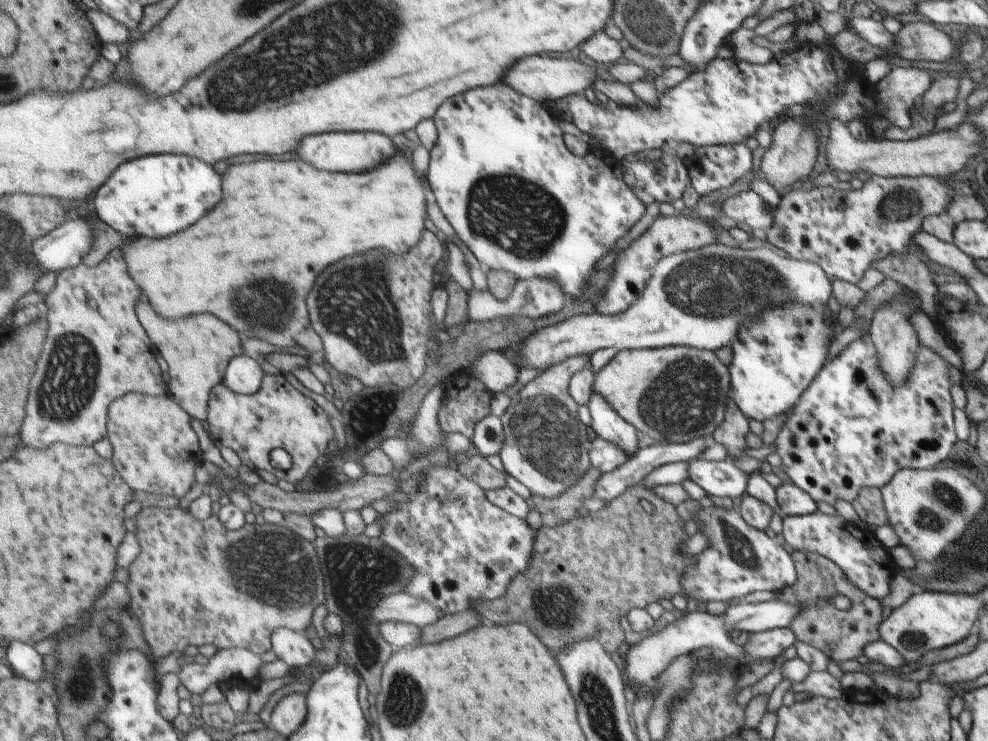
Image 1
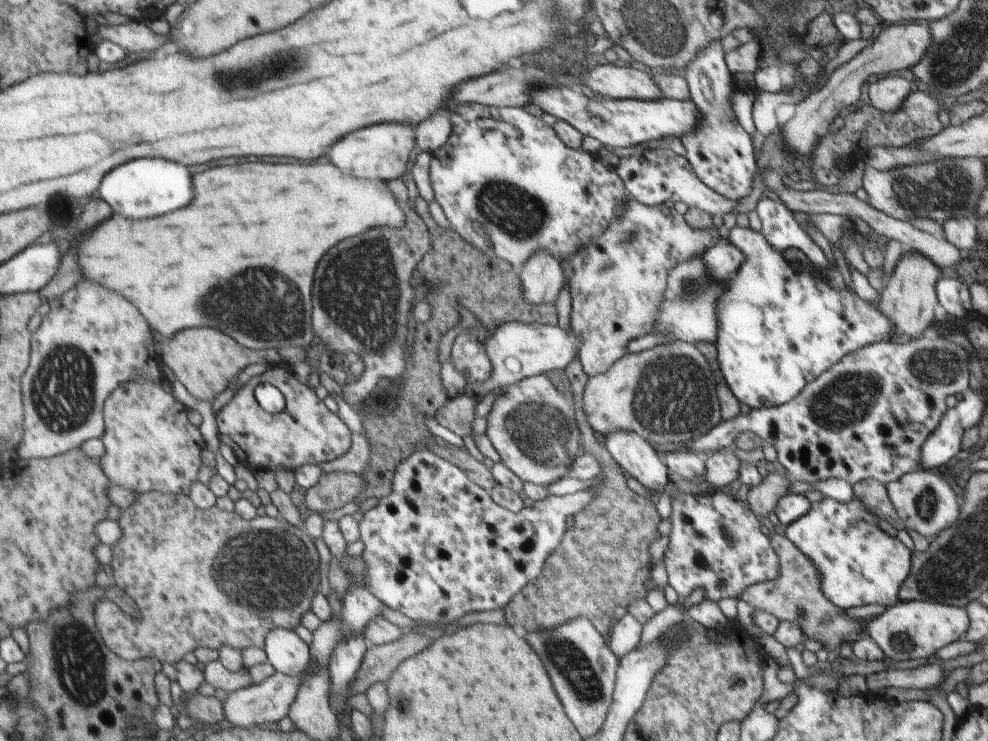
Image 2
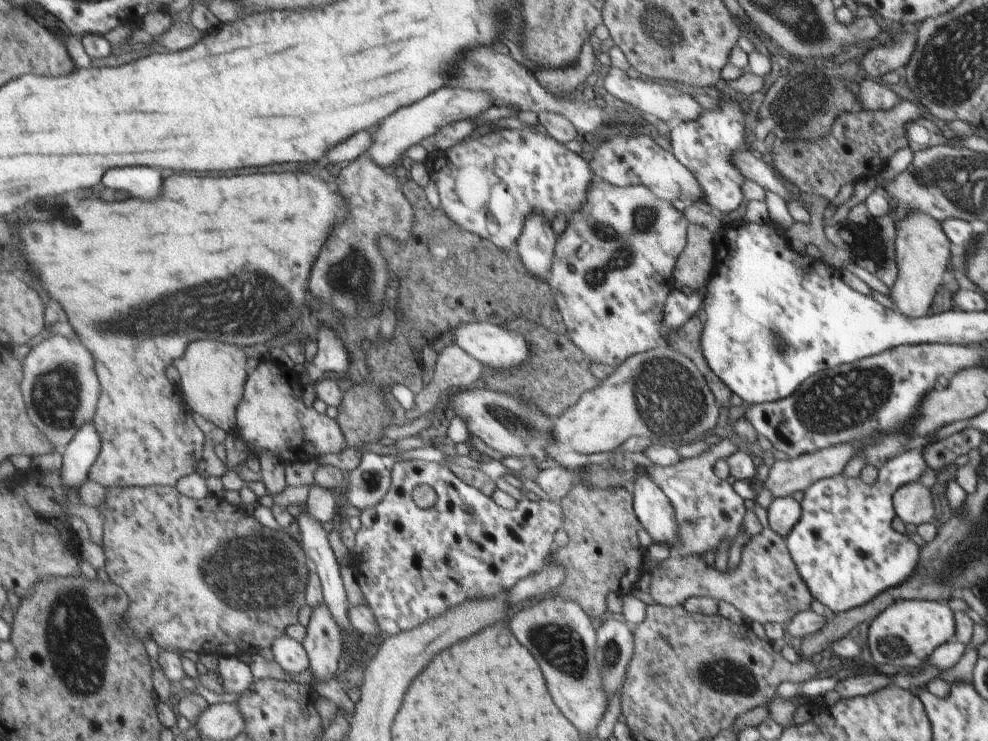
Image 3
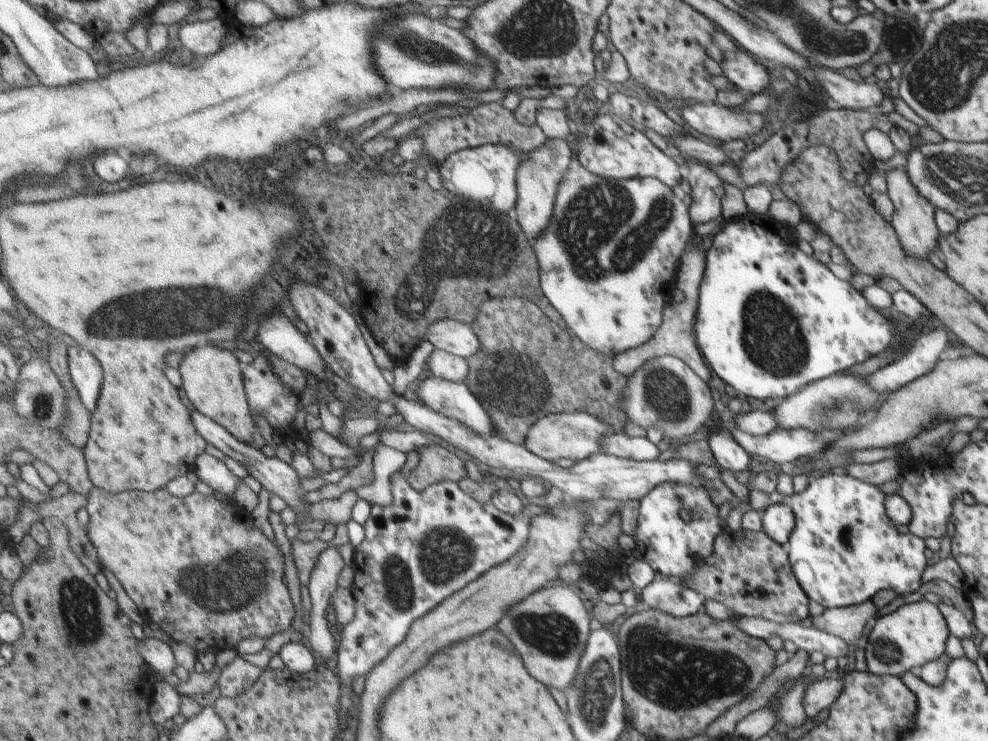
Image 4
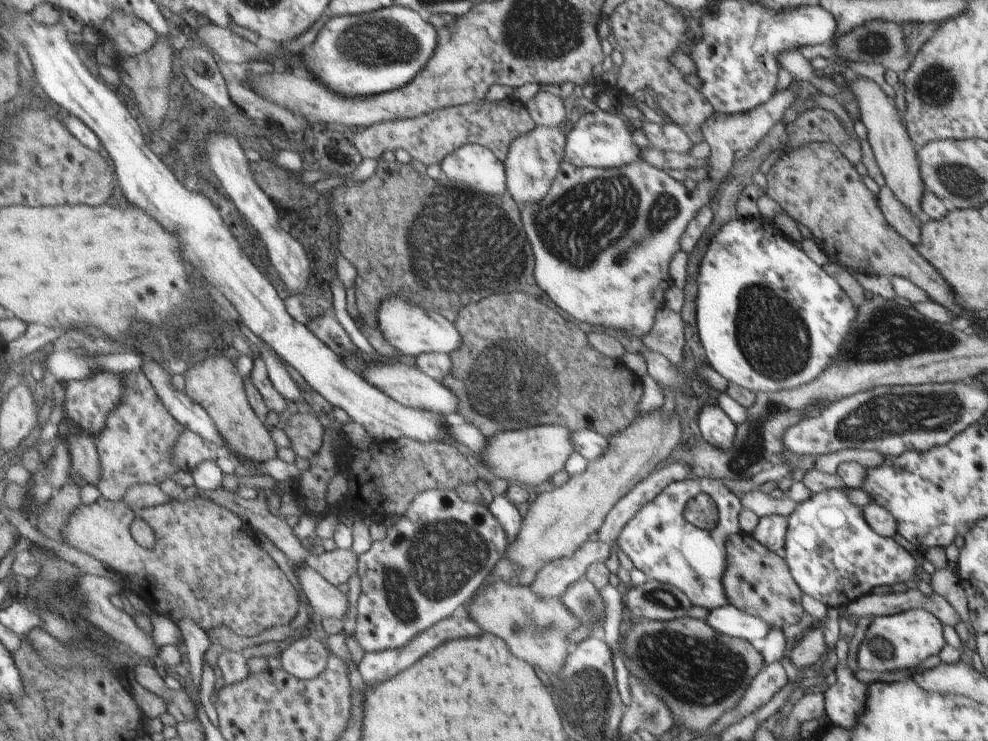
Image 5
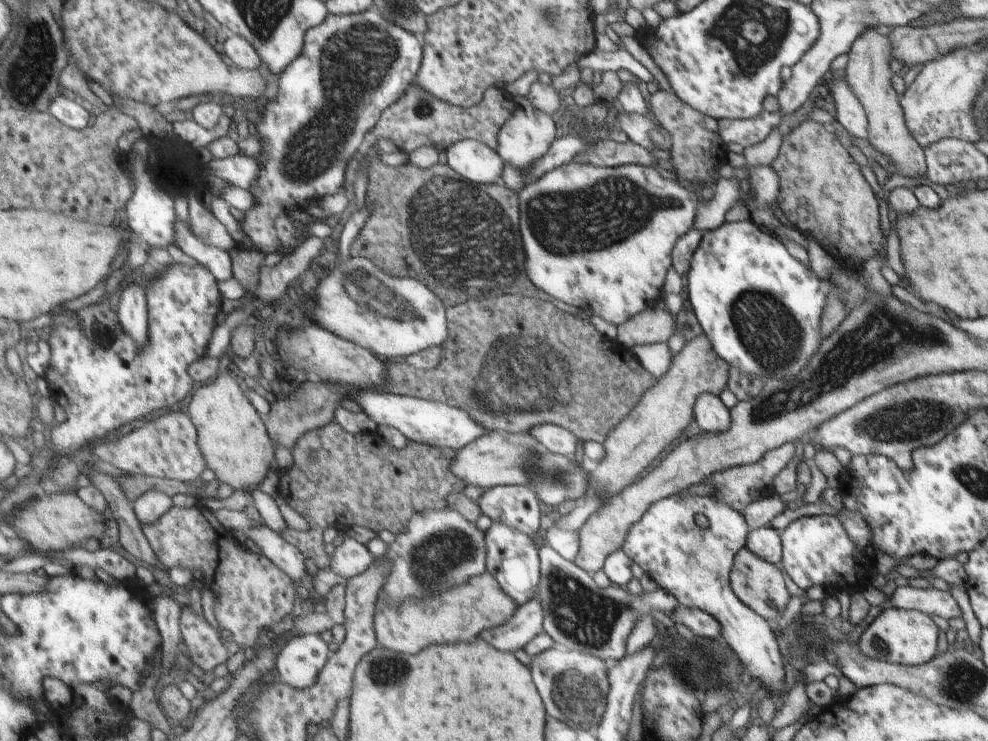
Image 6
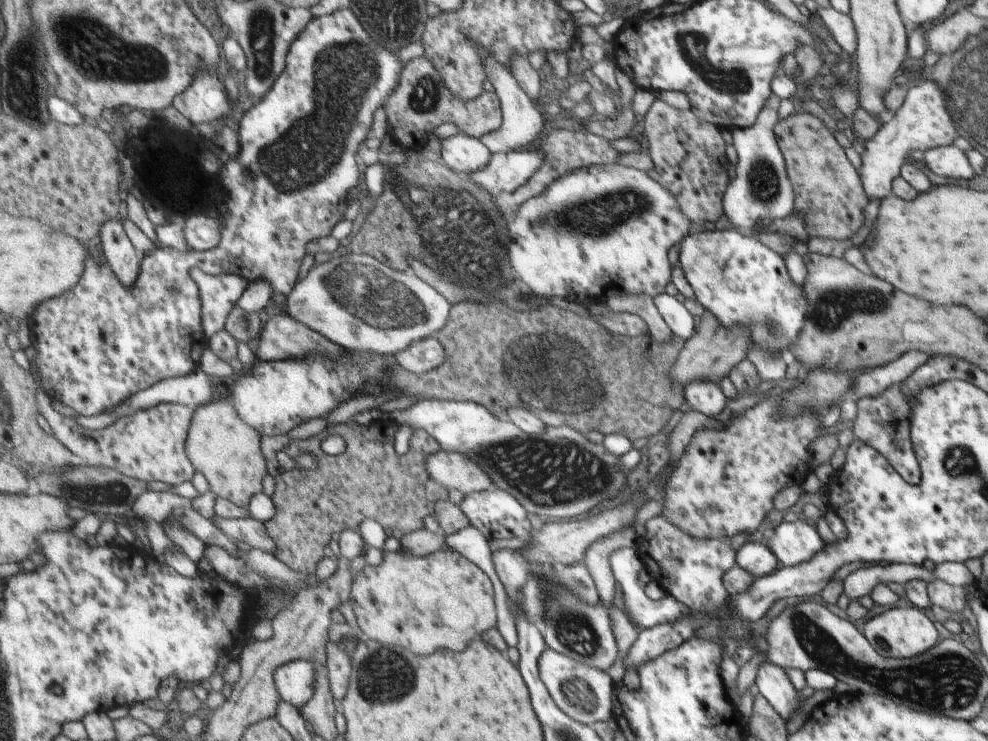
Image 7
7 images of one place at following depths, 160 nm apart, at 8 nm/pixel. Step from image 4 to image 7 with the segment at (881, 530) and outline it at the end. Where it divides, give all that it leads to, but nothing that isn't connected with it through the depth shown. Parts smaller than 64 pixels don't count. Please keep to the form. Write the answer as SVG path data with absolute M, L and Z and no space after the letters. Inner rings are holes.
M782 522L766 544L784 567L798 566L822 552L822 538L808 522Z

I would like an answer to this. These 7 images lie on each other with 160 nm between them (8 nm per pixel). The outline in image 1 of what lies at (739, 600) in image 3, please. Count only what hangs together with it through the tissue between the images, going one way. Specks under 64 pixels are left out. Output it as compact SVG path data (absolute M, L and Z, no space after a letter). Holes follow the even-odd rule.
M793 550L792 556L795 559L796 568L799 575L796 577L795 583L789 587L784 587L777 592L777 599L783 603L793 605L803 605L803 609L792 619L790 628L794 632L795 637L822 652L831 660L839 662L841 660L852 660L863 654L863 648L868 643L880 639L879 624L882 620L882 607L879 600L870 598L866 593L858 590L854 584L848 582L846 574L842 572L830 558L822 556L818 553ZM837 595L844 595L850 602L850 606L846 610L836 608L834 599Z

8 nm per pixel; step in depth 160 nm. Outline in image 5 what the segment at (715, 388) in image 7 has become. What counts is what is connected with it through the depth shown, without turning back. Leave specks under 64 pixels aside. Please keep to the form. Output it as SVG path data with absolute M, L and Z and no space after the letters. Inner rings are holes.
M704 401L699 412L698 426L706 442L721 449L728 449L738 430L735 422L716 403Z

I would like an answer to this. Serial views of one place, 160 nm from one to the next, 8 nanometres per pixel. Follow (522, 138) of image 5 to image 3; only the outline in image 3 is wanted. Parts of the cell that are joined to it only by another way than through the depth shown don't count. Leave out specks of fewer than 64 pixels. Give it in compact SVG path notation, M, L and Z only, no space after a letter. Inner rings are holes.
M531 212L524 221L515 246L520 248L524 264L545 279L551 267L556 240L551 224L538 213Z

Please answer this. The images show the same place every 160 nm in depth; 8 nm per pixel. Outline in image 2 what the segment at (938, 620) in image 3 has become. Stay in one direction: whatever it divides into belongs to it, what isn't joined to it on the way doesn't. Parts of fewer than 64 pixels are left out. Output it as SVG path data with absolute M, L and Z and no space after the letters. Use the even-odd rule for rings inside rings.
M898 601L867 623L864 633L868 635L886 657L902 660L918 660L934 654L936 650L962 638L970 628L966 608L930 601Z

